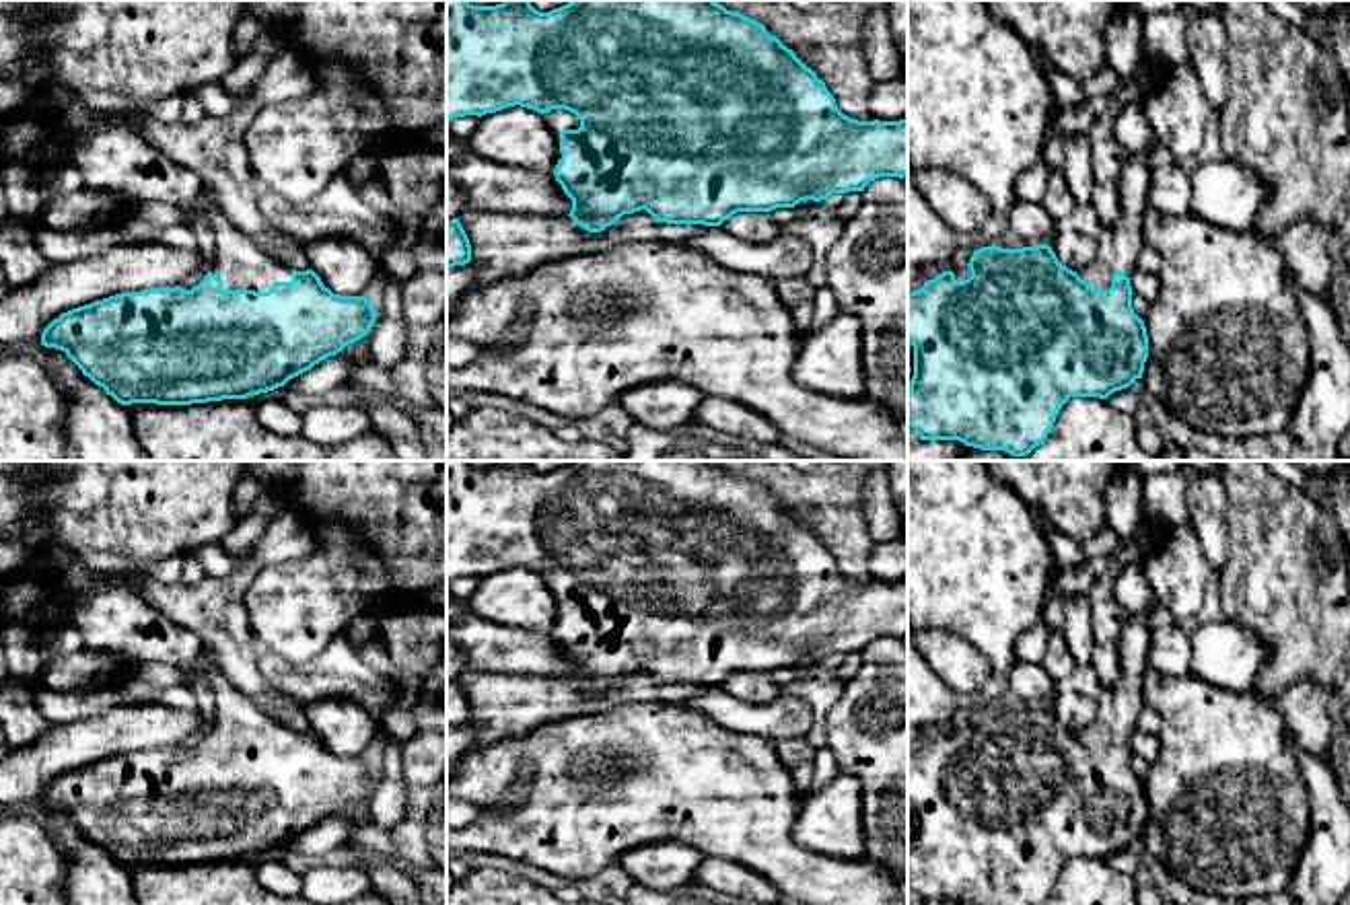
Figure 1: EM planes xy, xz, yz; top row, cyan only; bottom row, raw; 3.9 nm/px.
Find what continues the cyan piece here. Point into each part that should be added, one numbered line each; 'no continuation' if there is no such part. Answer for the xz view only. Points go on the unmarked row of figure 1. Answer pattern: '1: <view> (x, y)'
1: xz (556, 581)

